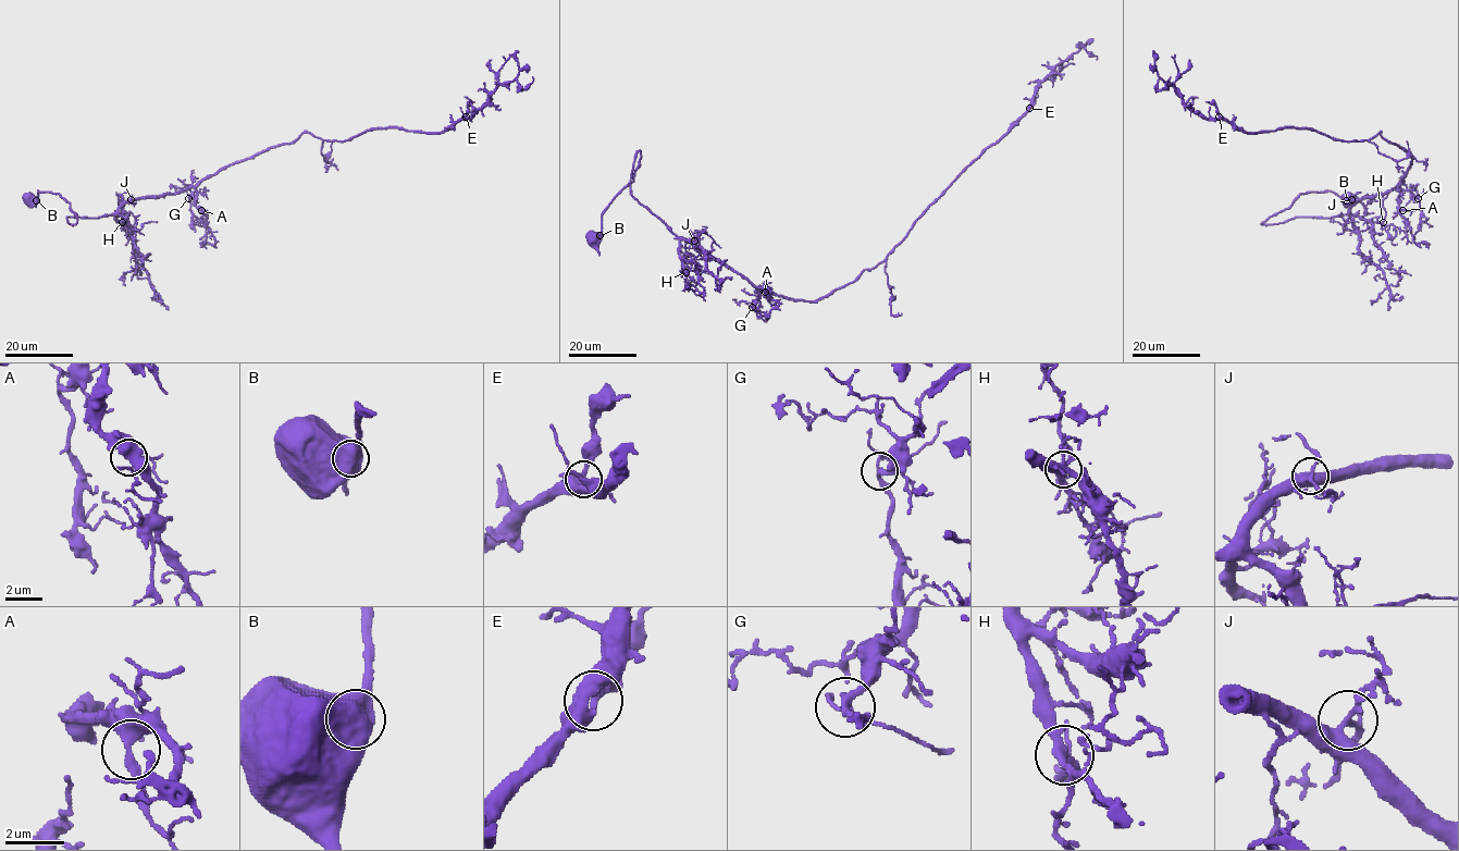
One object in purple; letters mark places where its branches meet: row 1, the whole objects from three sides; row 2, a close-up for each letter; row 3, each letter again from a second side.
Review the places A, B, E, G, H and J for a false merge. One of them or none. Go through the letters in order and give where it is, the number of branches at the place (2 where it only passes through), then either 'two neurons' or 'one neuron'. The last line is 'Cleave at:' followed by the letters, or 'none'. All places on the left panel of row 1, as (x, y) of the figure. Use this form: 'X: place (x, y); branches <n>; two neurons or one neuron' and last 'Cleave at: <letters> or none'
A: place (201, 210); branches 2; one neuron
B: place (36, 200); branches 2; one neuron
E: place (466, 116); branches 3; one neuron
G: place (188, 198); branches 3; one neuron
H: place (122, 222); branches 3; one neuron
J: place (131, 199); branches 3; one neuron
Cleave at: none

